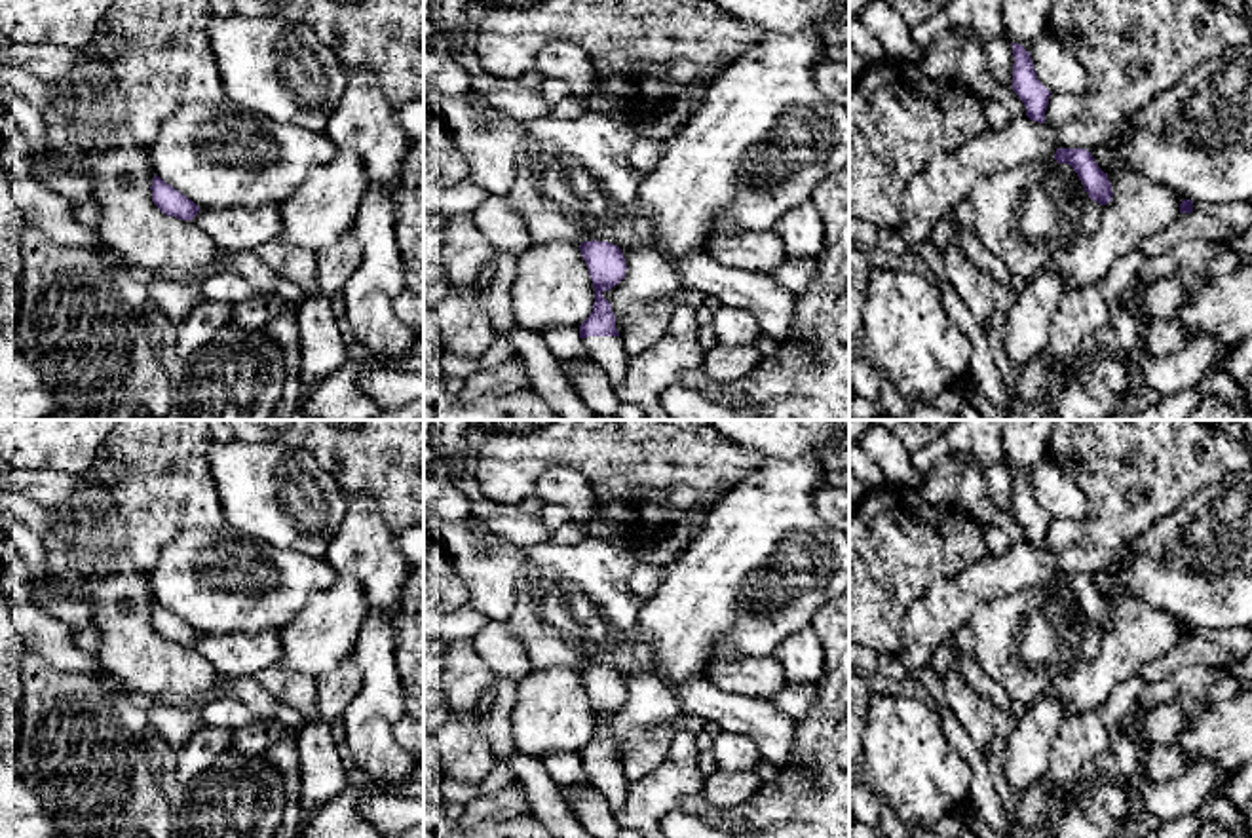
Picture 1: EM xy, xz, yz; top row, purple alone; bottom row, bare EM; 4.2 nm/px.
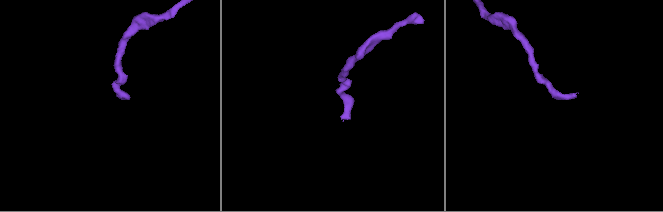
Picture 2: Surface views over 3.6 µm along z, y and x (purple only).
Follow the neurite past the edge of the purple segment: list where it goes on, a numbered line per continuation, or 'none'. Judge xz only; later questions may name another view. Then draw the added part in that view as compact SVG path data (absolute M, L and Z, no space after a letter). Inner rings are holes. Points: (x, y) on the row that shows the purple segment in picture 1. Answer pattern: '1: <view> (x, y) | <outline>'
1: xz (608, 352) | M587 336L581 338L583 350L606 372L614 390L623 382L627 352L619 336Z

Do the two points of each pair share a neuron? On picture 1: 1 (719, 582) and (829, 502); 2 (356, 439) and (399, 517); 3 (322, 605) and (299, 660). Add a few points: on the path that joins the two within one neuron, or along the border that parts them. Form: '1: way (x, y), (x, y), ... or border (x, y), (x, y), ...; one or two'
1: border (823, 483), (814, 495), (814, 510), (829, 525); two
2: way (375, 458), (394, 477), (399, 498); one
3: way (322, 618), (322, 635), (310, 647); one

